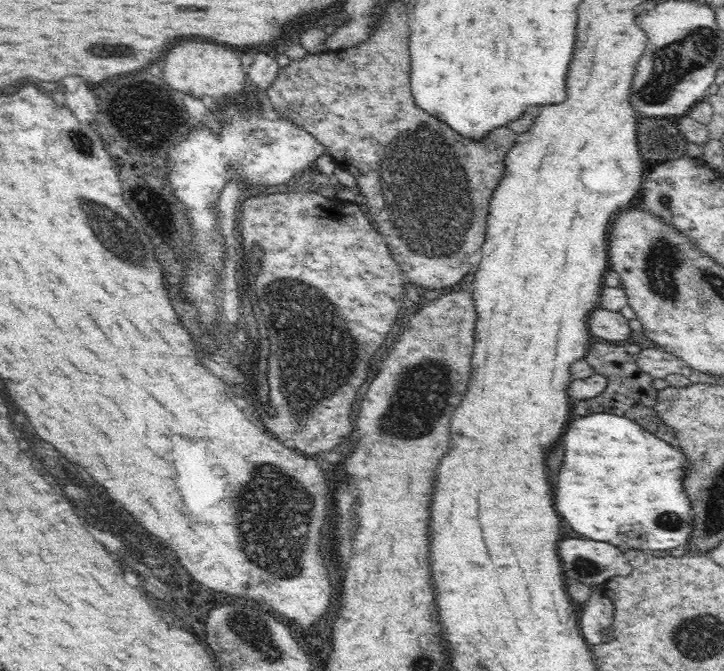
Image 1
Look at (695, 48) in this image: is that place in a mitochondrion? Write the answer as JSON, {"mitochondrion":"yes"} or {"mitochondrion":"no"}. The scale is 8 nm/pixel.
{"mitochondrion":"yes"}

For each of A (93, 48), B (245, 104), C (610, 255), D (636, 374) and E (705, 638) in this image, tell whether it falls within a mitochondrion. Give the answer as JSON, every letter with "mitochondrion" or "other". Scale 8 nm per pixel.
{"A":"mitochondrion","B":"other","C":"other","D":"other","E":"mitochondrion"}

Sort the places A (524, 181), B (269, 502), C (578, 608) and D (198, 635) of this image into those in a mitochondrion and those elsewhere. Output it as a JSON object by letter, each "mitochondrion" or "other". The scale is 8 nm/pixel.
{"A":"other","B":"mitochondrion","C":"other","D":"other"}

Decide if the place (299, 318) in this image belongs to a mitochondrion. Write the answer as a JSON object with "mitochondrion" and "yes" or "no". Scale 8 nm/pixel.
{"mitochondrion":"yes"}

